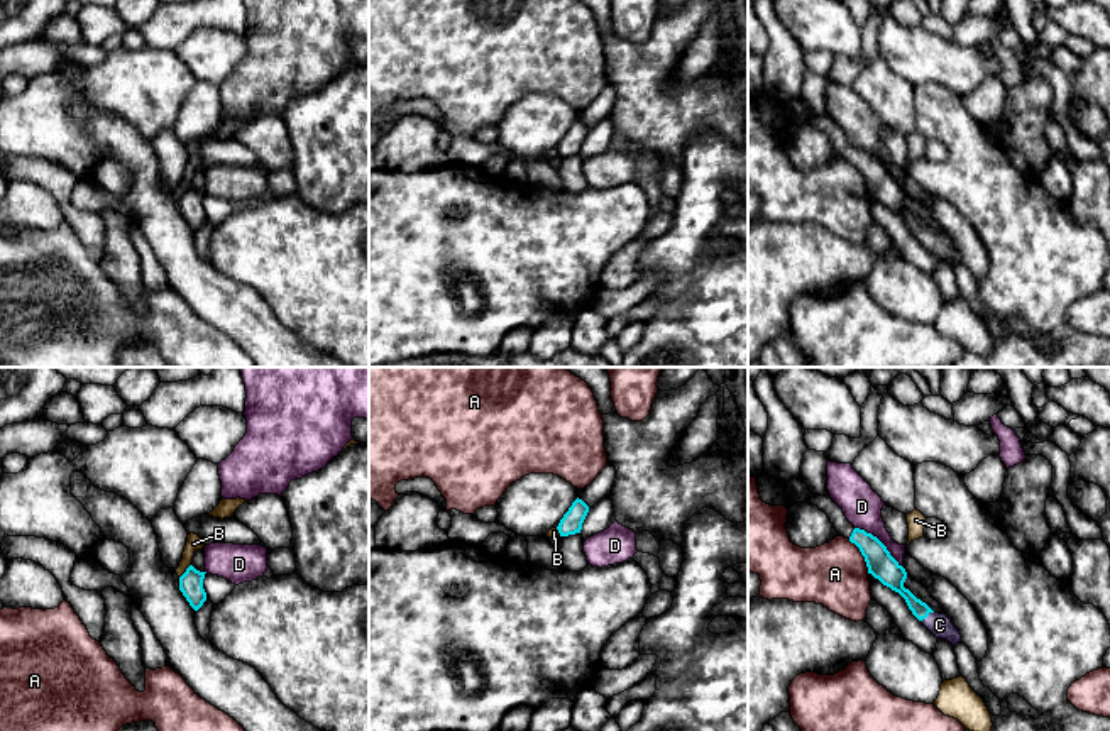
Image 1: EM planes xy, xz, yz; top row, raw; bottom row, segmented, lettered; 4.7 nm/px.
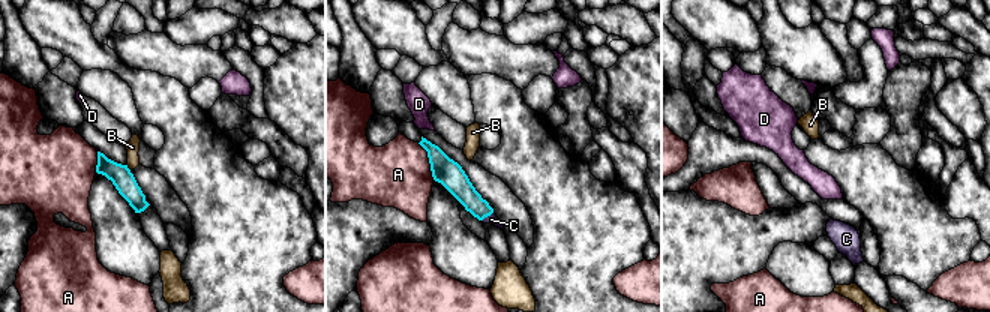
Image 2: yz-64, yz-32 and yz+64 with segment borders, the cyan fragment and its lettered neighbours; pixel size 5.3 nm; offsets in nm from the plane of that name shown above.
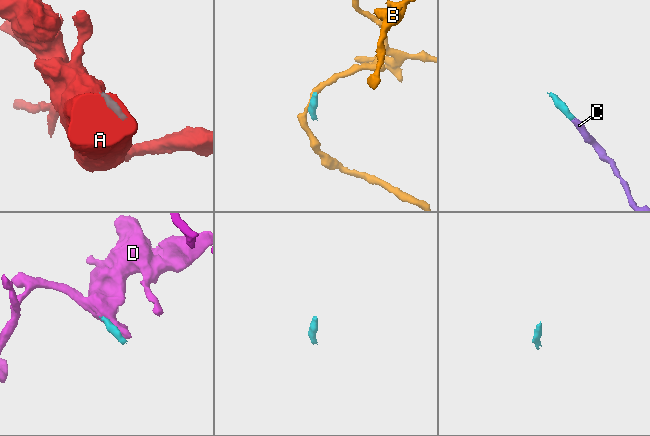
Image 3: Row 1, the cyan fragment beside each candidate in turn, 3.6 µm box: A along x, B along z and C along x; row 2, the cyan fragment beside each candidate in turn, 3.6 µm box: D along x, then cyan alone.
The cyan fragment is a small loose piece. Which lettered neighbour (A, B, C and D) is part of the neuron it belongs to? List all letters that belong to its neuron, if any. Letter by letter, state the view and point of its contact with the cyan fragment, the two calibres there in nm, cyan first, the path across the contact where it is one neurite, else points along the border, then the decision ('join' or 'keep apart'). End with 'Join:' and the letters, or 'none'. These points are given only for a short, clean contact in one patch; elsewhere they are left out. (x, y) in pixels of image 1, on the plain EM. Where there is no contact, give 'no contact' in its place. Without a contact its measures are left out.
A: yz (862, 175) | 140/300 nm | along yz (848, 159), (858, 170), (868, 193) | keep apart
B: xy (186, 192) | 110/70 nm | along xy (190, 185), (180, 198) | keep apart
C: yz (926, 237) | 120/110 nm | across yz (892, 197), (897, 207), (926, 237), (939, 246) | join
D: yz (880, 163) | 140/190 nm | along yz (855, 148), (870, 153), (902, 188) | keep apart
Join: C

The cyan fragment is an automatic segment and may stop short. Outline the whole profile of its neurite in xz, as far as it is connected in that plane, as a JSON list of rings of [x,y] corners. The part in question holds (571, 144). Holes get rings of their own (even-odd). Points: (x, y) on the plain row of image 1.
[[[577,118],[557,147],[560,157],[580,154],[587,134],[589,127]]]

